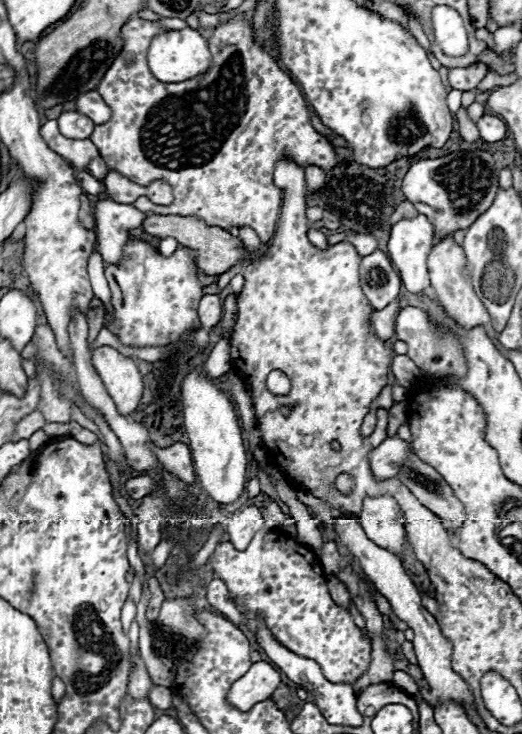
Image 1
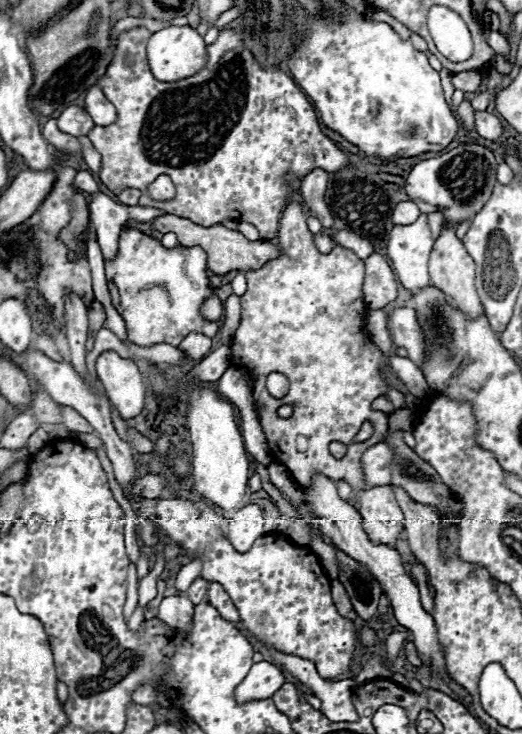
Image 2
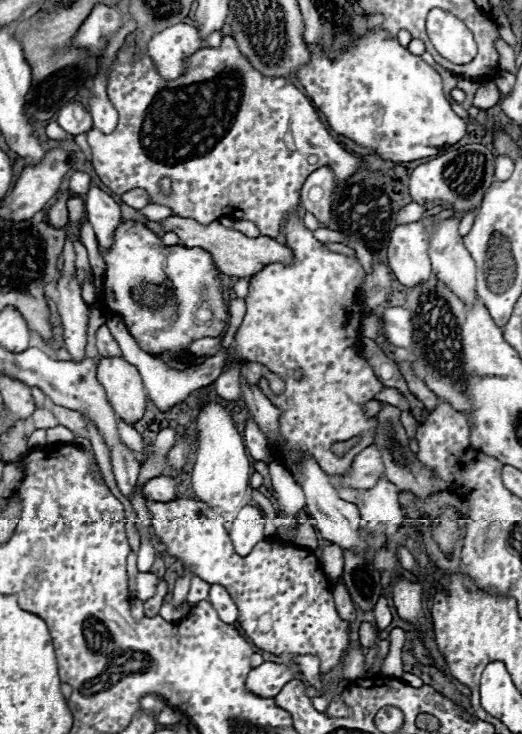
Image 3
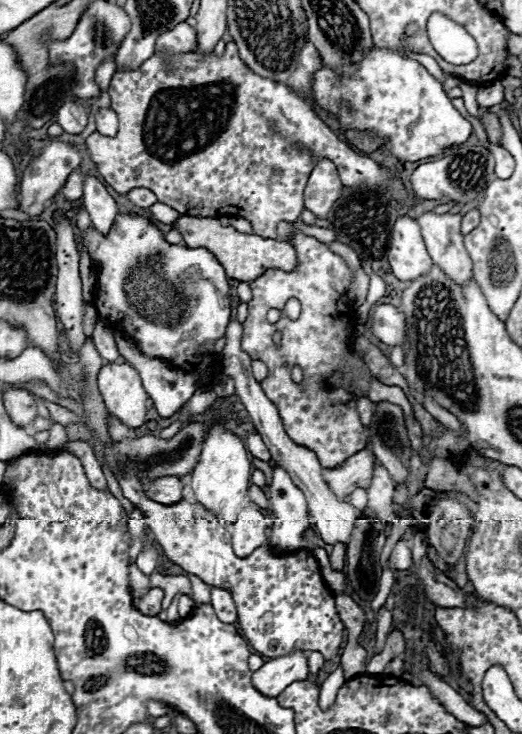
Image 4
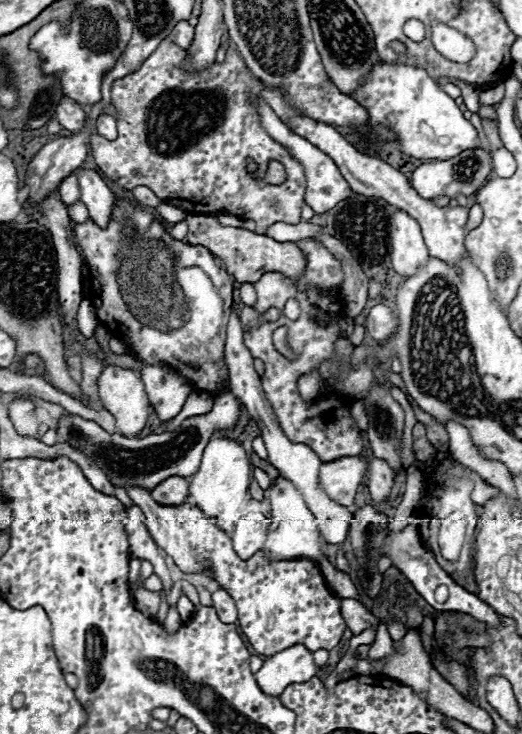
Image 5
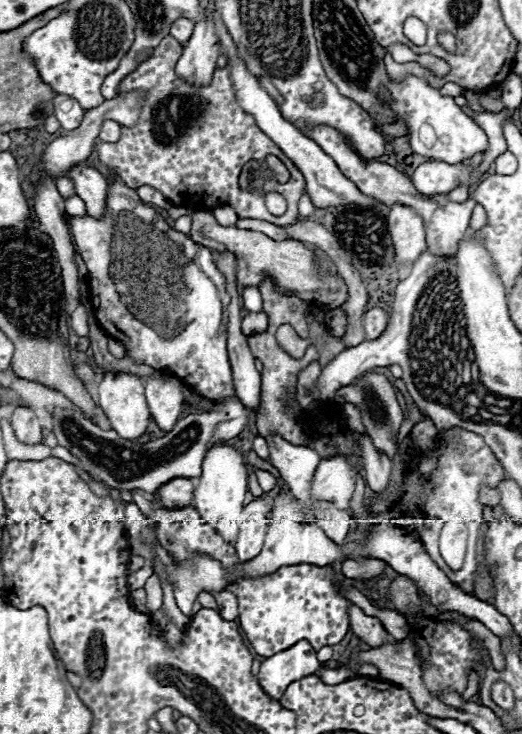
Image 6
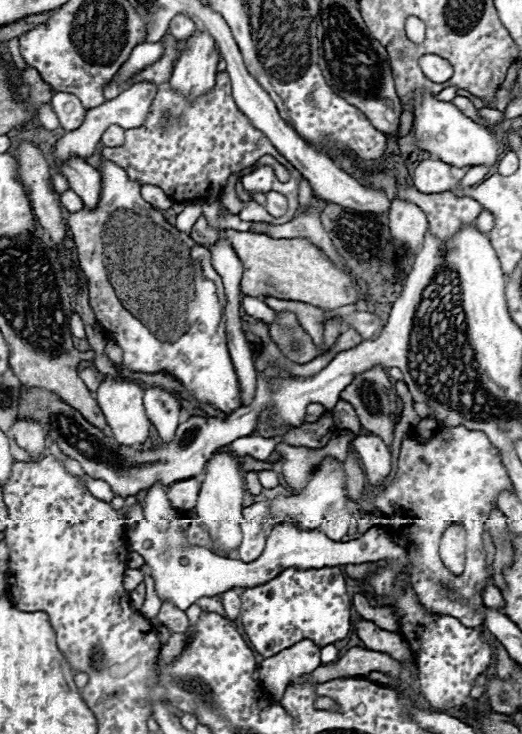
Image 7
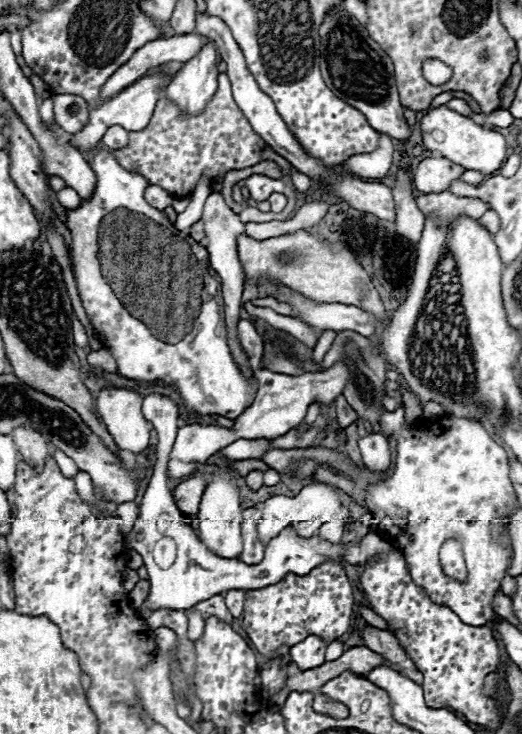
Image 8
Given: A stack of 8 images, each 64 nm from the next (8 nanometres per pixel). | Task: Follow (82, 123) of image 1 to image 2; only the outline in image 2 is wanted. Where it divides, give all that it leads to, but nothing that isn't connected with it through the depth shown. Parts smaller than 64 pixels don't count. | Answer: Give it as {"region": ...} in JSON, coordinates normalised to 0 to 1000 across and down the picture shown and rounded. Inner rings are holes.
{"region":[[[130,144],[111,161],[111,174],[134,185],[169,185],[169,180],[180,174],[180,166],[161,147]]]}

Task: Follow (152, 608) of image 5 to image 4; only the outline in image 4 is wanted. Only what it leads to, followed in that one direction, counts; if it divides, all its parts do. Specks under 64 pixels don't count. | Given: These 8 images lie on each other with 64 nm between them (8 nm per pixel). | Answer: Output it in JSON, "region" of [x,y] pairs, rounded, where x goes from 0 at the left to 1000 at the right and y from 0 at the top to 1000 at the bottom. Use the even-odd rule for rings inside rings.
{"region":[[[291,801],[284,809],[261,815],[257,823],[261,823],[261,828],[264,828],[272,837],[280,837],[280,839],[299,839],[299,837],[310,831],[310,828],[307,828],[310,815],[314,815],[314,804],[310,804],[310,801]]]}

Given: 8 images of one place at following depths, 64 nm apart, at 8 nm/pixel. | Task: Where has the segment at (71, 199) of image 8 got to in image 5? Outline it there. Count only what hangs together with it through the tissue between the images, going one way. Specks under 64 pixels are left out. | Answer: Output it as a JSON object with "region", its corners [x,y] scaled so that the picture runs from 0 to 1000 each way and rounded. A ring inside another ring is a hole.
{"region":[[[146,272],[142,278],[130,281],[130,292],[134,292],[134,297],[142,302],[165,302],[169,300],[169,286],[165,286],[165,281],[153,272]]]}

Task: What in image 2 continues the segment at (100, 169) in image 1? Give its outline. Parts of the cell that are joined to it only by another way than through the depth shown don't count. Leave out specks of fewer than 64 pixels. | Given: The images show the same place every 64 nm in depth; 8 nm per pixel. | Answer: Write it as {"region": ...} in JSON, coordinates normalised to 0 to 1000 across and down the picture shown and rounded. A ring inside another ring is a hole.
{"region":[[[165,185],[149,187],[149,191],[157,193],[161,218],[167,221],[165,223],[180,236],[188,236],[193,221],[192,210],[180,203],[176,195],[169,188],[165,188]]]}

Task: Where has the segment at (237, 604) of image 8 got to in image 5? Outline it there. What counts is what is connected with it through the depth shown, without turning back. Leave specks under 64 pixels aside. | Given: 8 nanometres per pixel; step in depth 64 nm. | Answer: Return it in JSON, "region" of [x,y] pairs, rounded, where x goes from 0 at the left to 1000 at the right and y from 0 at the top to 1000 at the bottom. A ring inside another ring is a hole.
{"region":[[[425,801],[414,804],[406,809],[406,817],[410,817],[410,828],[414,828],[425,847],[433,847],[433,850],[452,847],[452,823],[433,804],[425,804]]]}

